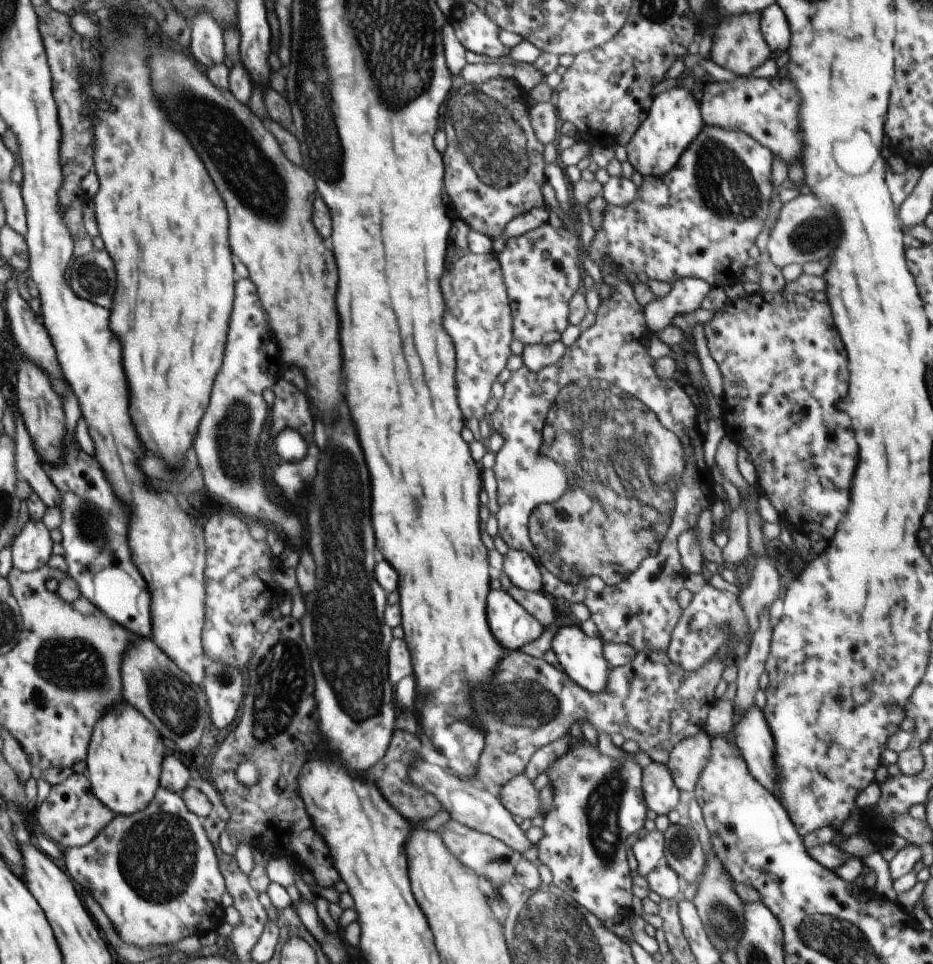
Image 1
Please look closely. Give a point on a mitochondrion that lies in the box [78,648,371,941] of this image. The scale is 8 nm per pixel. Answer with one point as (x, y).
(157, 855)

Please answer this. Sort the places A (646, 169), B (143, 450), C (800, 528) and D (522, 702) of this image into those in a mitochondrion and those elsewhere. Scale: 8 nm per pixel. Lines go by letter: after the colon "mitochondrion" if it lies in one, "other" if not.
A: other
B: other
C: other
D: mitochondrion

